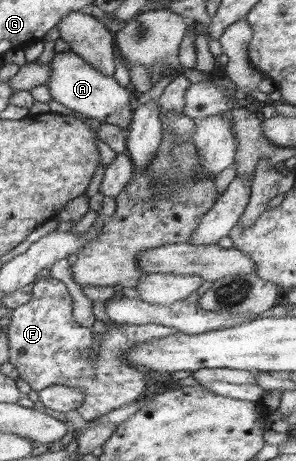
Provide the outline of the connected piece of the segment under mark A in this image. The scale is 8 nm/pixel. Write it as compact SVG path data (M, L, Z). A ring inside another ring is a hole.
M57 53L53 61L48 63L53 75L45 86L49 89L52 99L77 111L86 118L97 119L102 123L119 126L125 133L133 121L135 93L130 88L123 88L114 78L99 74L96 67L89 65L77 53Z

